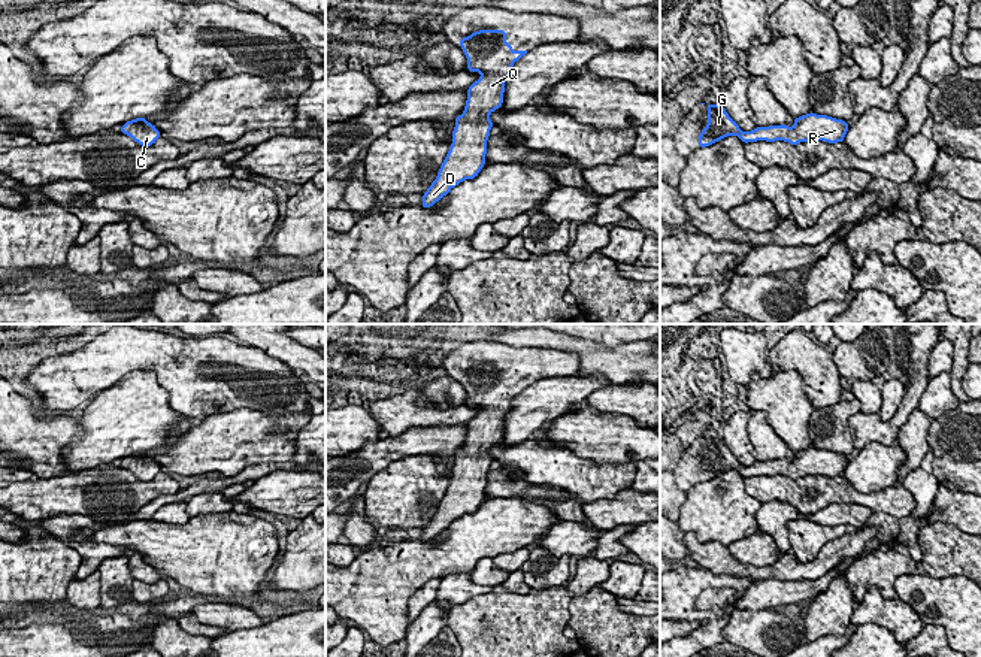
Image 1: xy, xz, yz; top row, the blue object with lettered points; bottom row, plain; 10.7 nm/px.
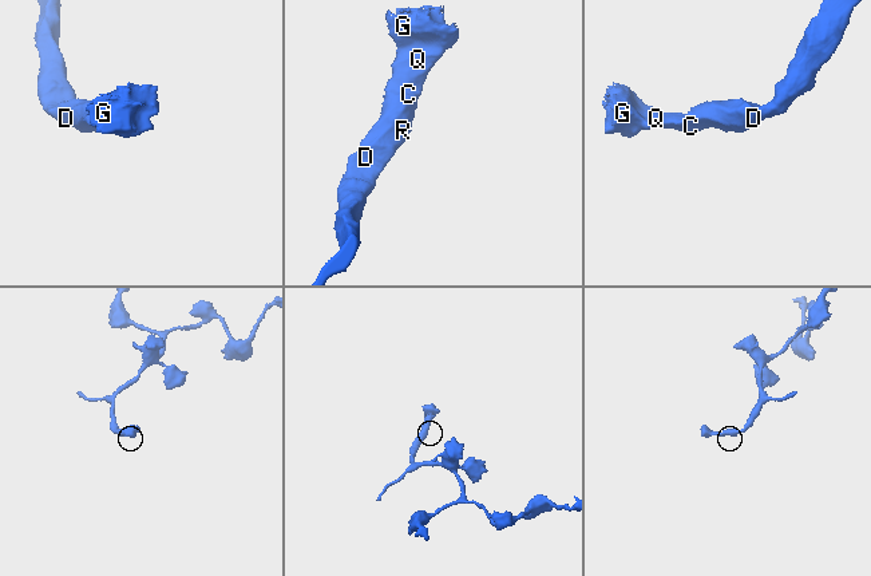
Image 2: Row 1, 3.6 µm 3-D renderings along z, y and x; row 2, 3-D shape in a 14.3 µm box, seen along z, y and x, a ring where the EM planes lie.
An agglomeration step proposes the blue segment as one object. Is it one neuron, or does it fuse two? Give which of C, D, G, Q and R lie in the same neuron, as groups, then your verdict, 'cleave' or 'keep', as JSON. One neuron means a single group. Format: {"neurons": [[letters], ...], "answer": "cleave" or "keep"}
{"neurons": [["C", "D", "G", "Q", "R"]], "answer": "keep"}

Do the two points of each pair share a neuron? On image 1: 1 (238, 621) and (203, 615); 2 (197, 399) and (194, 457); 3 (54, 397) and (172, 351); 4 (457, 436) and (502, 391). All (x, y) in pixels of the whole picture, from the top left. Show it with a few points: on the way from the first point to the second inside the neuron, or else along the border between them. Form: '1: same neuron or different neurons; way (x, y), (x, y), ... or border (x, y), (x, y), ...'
1: same neuron; way (229, 615), (212, 615)
2: different neurons; border (236, 409), (214, 412), (202, 420)
3: same neuron; way (84, 374), (118, 351), (142, 351)
4: different neurons; border (468, 423), (465, 444), (454, 454)

